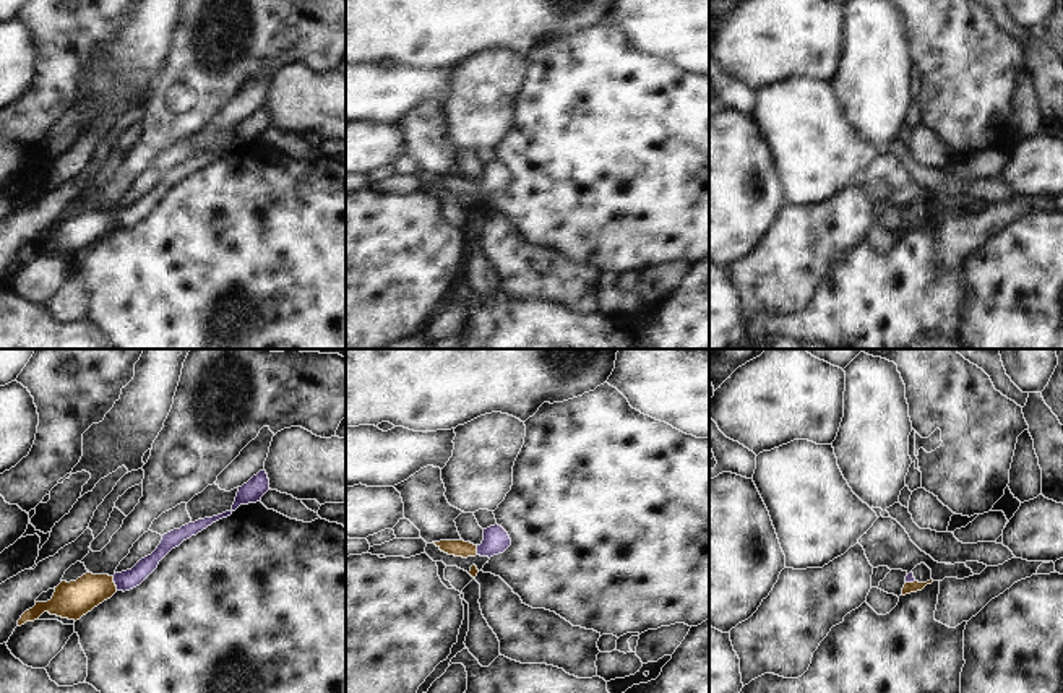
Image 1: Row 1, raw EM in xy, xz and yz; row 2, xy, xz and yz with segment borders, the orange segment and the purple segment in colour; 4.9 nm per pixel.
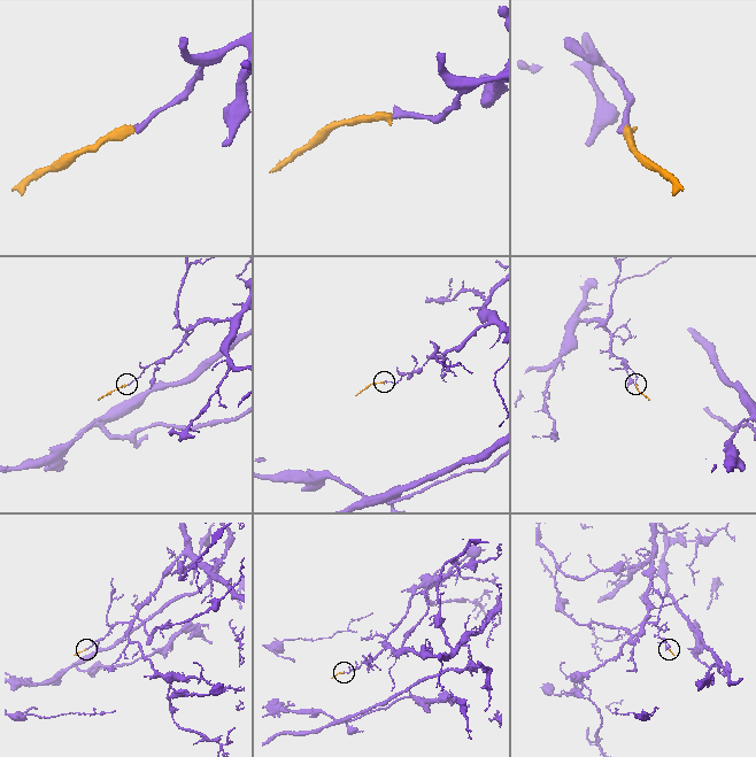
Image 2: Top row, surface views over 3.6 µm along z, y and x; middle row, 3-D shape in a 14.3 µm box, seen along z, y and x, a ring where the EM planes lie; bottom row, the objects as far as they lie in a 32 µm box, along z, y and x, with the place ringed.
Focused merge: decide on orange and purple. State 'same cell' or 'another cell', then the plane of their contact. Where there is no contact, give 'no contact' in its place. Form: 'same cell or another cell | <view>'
same cell | xy

